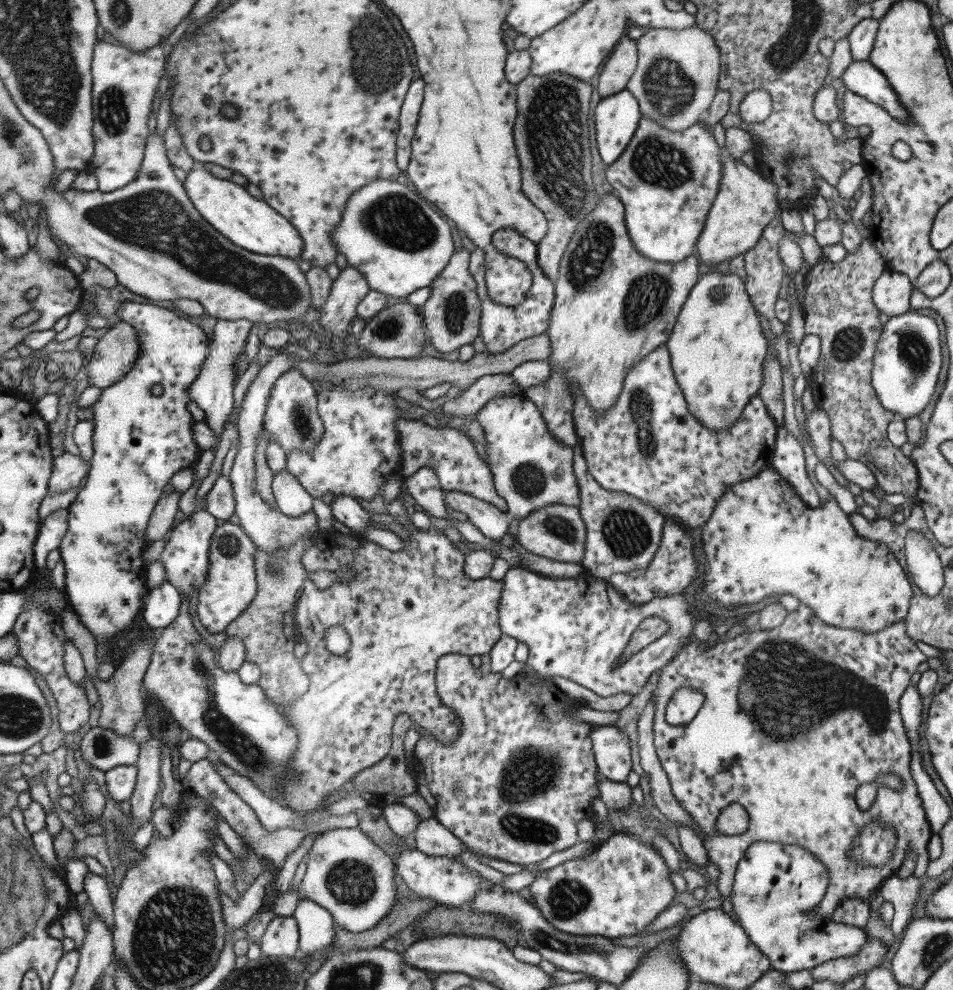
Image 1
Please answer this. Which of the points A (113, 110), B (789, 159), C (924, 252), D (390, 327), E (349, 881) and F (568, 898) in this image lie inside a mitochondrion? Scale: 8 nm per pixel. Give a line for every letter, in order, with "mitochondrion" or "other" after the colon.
A: mitochondrion
B: other
C: other
D: mitochondrion
E: mitochondrion
F: mitochondrion

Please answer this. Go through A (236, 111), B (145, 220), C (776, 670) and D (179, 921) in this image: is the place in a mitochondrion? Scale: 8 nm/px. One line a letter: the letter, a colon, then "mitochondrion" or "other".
A: other
B: mitochondrion
C: mitochondrion
D: mitochondrion

